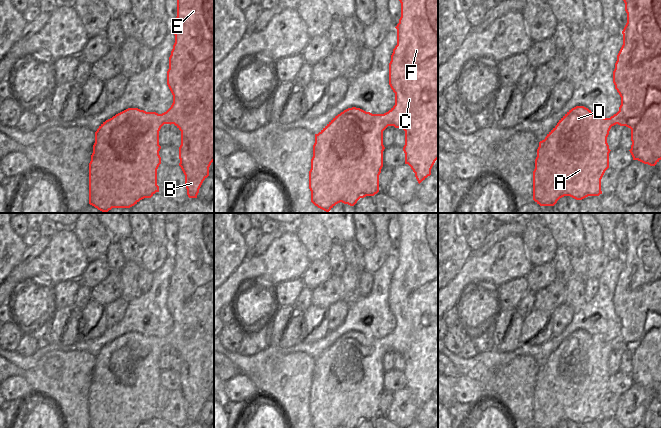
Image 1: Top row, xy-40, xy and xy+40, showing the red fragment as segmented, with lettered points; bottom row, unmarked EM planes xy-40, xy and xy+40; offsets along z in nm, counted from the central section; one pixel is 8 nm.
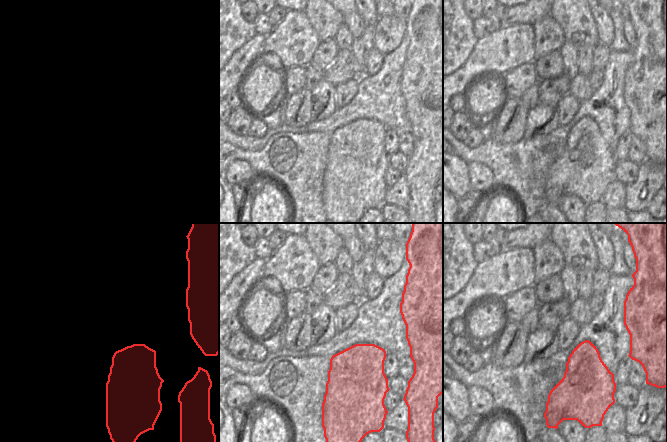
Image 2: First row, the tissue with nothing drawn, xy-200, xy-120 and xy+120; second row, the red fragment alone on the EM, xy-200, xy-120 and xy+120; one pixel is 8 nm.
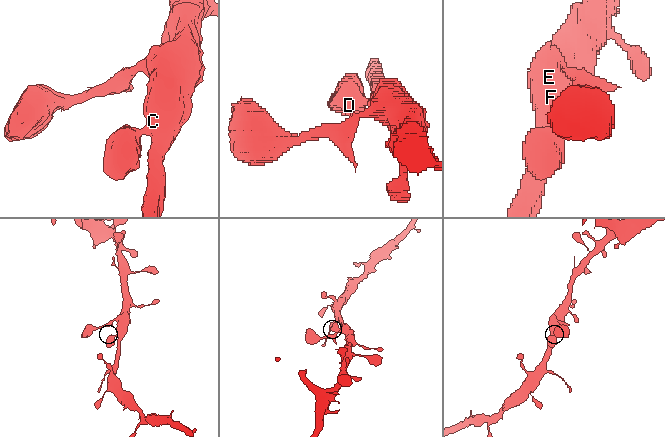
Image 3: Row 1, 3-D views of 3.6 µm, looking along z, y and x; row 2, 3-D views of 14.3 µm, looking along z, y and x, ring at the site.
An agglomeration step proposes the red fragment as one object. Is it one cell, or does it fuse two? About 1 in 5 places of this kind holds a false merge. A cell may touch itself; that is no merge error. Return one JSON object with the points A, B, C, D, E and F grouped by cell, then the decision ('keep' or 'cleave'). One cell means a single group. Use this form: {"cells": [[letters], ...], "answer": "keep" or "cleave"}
{"cells": [["A", "B", "C", "D", "E", "F"]], "answer": "keep"}

